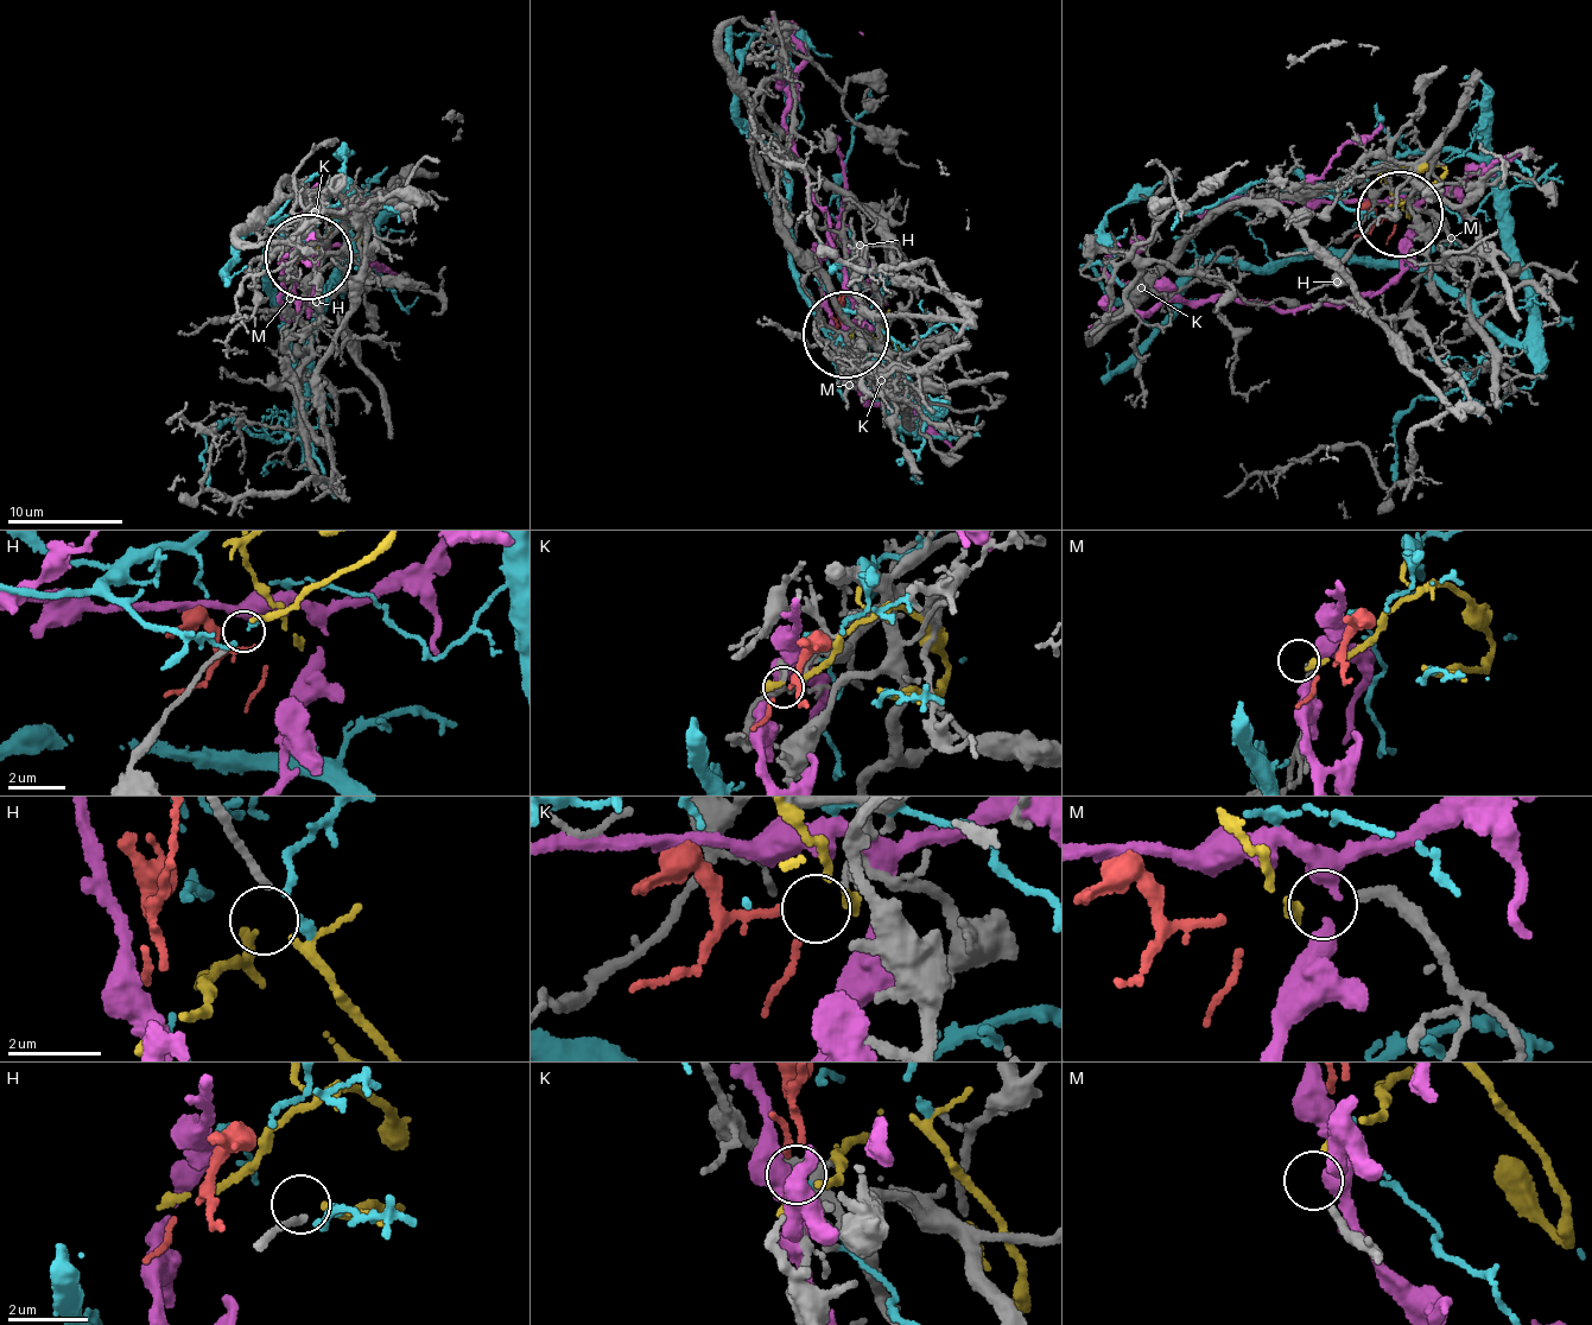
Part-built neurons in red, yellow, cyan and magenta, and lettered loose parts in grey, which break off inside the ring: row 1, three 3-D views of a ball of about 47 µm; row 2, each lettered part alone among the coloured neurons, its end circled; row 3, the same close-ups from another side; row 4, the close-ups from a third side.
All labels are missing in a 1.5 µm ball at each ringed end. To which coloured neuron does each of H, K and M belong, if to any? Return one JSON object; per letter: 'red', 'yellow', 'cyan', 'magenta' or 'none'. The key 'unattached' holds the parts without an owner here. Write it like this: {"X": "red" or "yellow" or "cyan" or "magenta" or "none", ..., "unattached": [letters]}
{"H": "yellow", "K": "red", "M": "none", "unattached": ["M"]}

